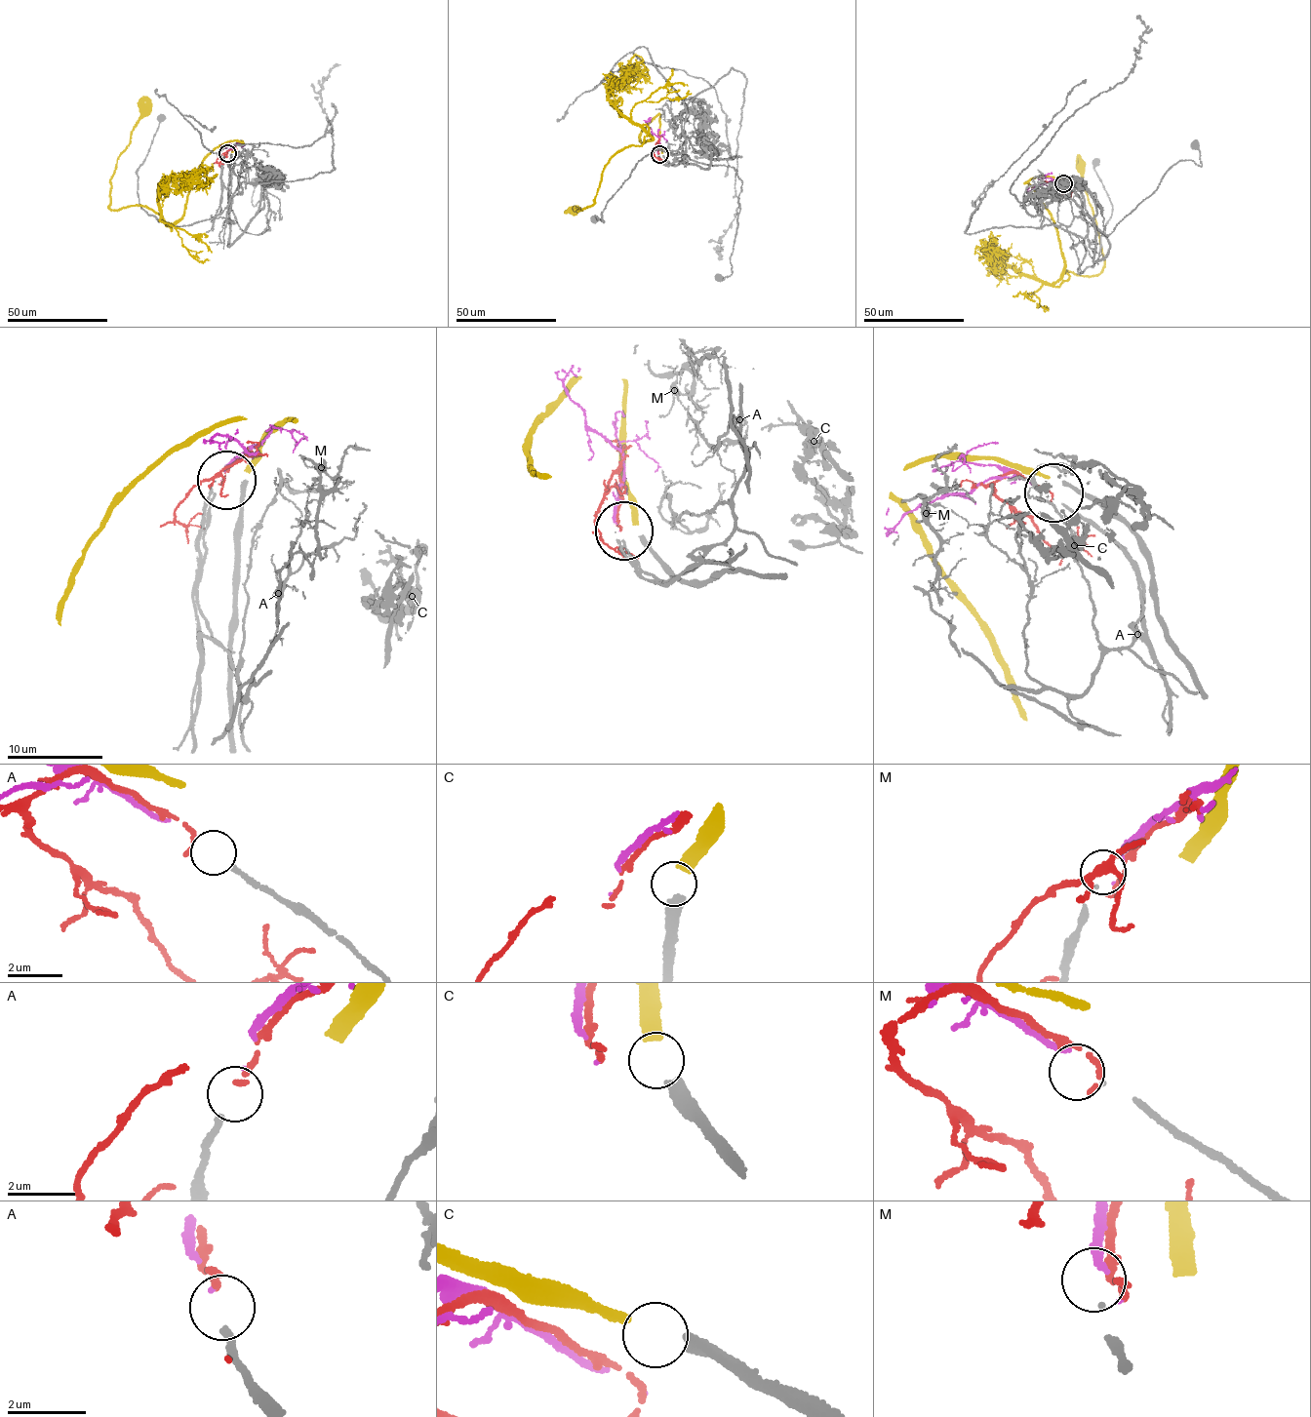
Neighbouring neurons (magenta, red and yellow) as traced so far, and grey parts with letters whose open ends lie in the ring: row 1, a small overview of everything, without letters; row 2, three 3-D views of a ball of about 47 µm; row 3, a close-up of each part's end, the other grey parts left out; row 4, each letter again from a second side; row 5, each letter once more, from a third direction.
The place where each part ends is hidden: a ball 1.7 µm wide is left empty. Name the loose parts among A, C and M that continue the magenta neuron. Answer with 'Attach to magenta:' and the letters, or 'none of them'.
Attach to magenta: none of them

